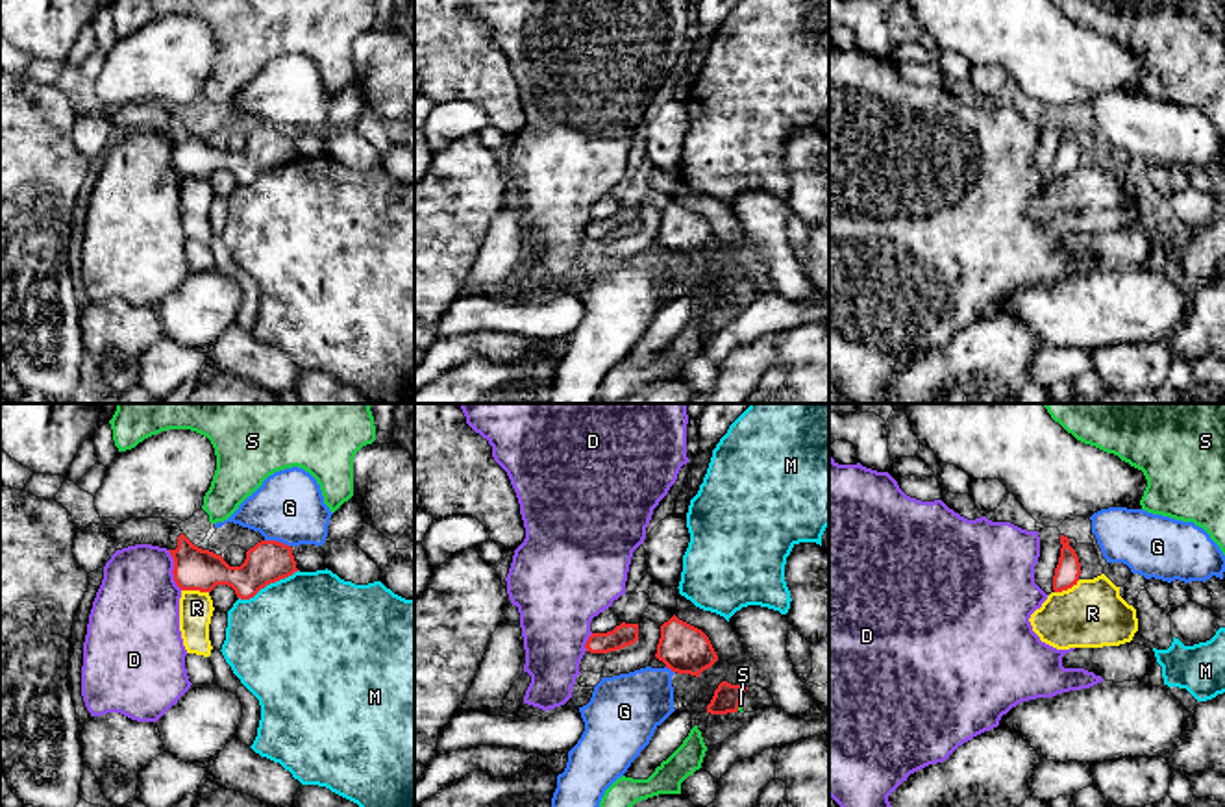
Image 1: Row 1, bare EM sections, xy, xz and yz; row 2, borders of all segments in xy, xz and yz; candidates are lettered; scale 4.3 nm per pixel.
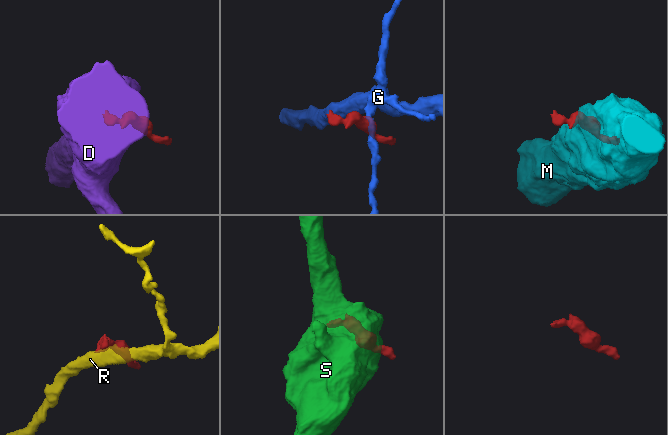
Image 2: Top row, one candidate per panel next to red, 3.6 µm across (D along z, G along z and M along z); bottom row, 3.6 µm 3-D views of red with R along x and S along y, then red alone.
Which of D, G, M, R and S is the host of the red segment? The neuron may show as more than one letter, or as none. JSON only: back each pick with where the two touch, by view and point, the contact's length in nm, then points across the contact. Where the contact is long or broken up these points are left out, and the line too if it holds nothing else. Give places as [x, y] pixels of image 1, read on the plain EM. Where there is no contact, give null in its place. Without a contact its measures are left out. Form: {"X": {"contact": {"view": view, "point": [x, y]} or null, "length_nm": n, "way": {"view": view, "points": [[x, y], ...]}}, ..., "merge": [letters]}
{"merge": []}

